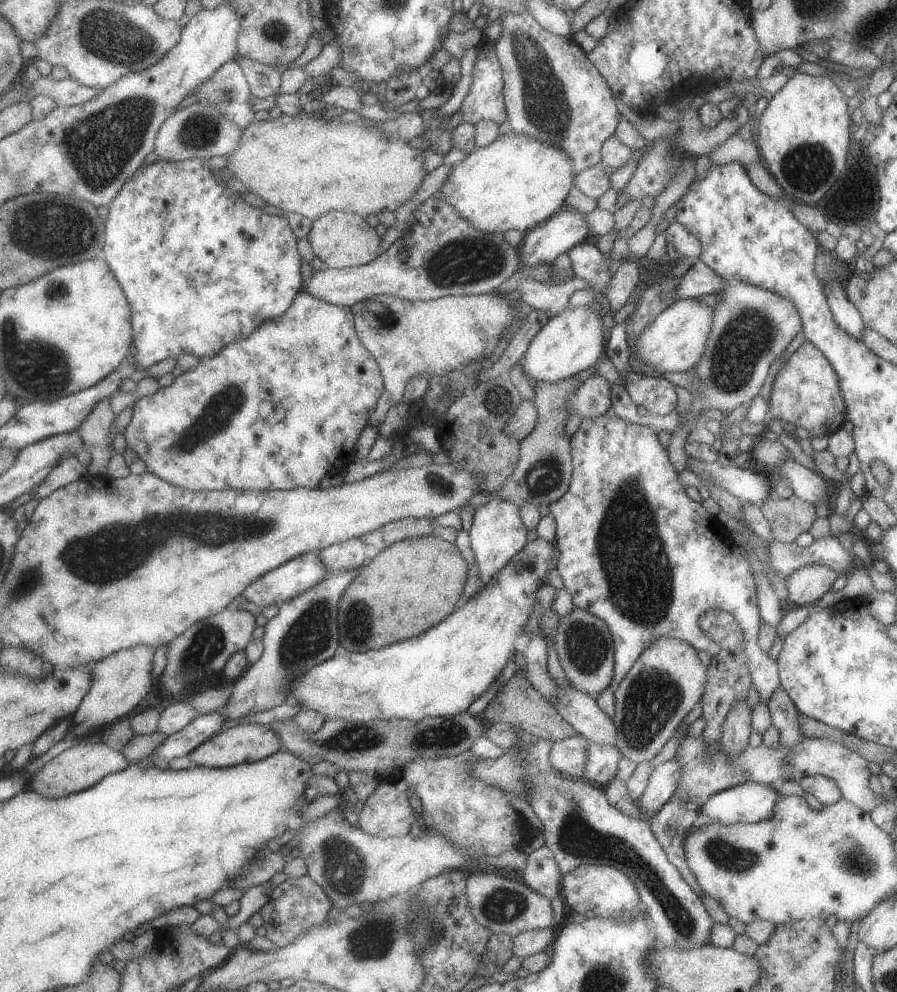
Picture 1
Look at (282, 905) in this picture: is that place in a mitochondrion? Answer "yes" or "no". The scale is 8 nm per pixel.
no

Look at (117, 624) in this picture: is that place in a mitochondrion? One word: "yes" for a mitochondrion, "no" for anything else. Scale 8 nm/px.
no

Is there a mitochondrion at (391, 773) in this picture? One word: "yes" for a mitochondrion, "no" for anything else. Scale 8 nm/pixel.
yes

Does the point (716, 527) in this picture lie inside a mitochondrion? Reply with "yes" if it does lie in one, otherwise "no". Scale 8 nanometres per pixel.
no

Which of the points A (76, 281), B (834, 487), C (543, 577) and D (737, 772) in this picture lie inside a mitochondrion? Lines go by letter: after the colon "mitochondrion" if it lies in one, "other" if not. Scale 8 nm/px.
A: other
B: other
C: other
D: mitochondrion

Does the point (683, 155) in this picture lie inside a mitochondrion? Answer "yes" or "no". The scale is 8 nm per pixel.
no

